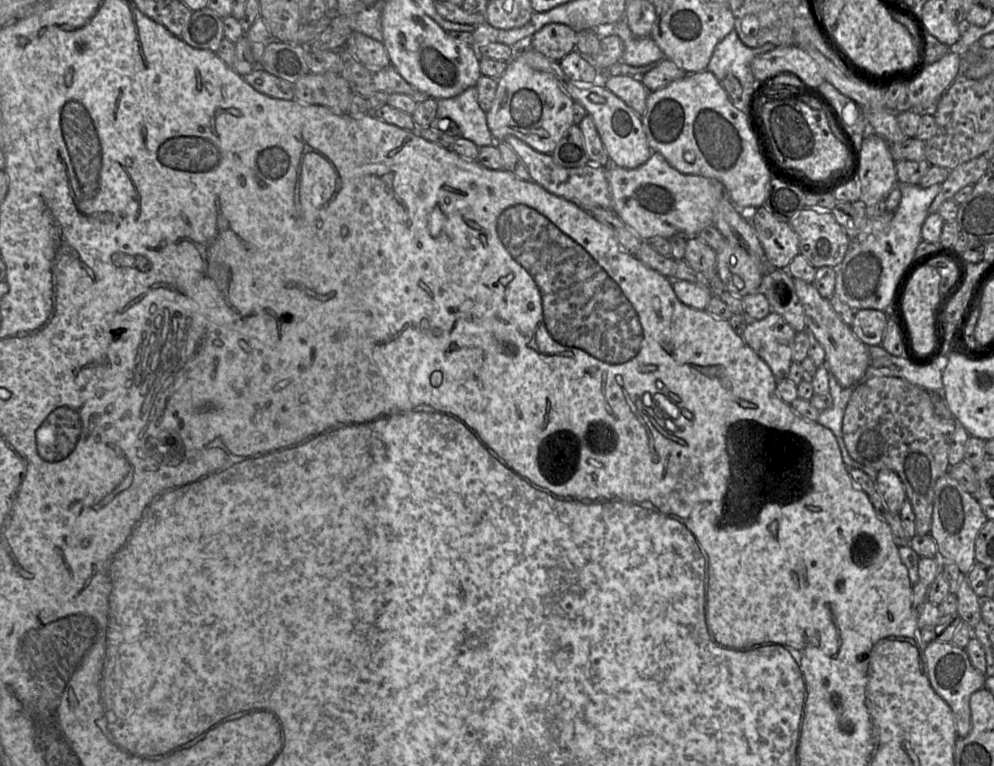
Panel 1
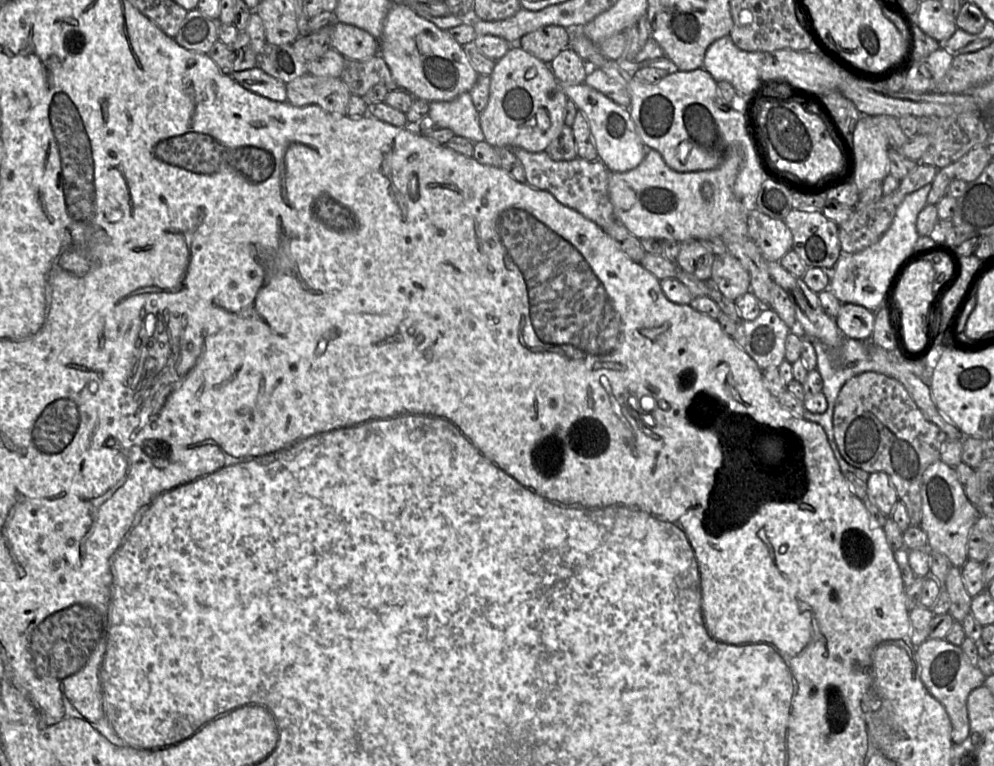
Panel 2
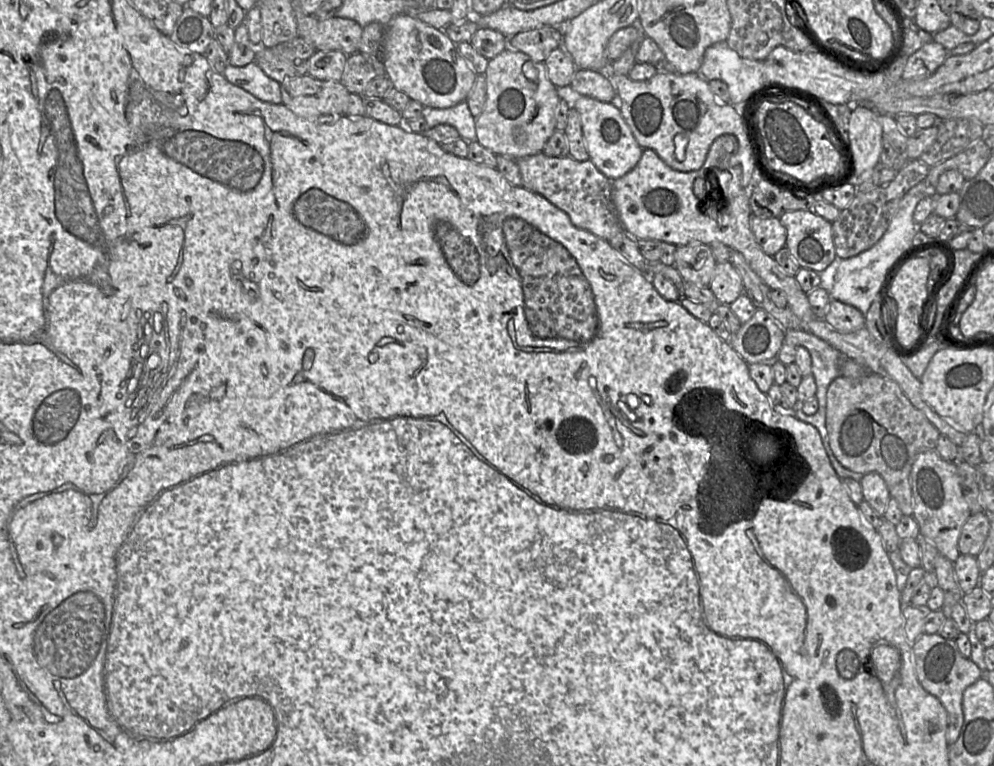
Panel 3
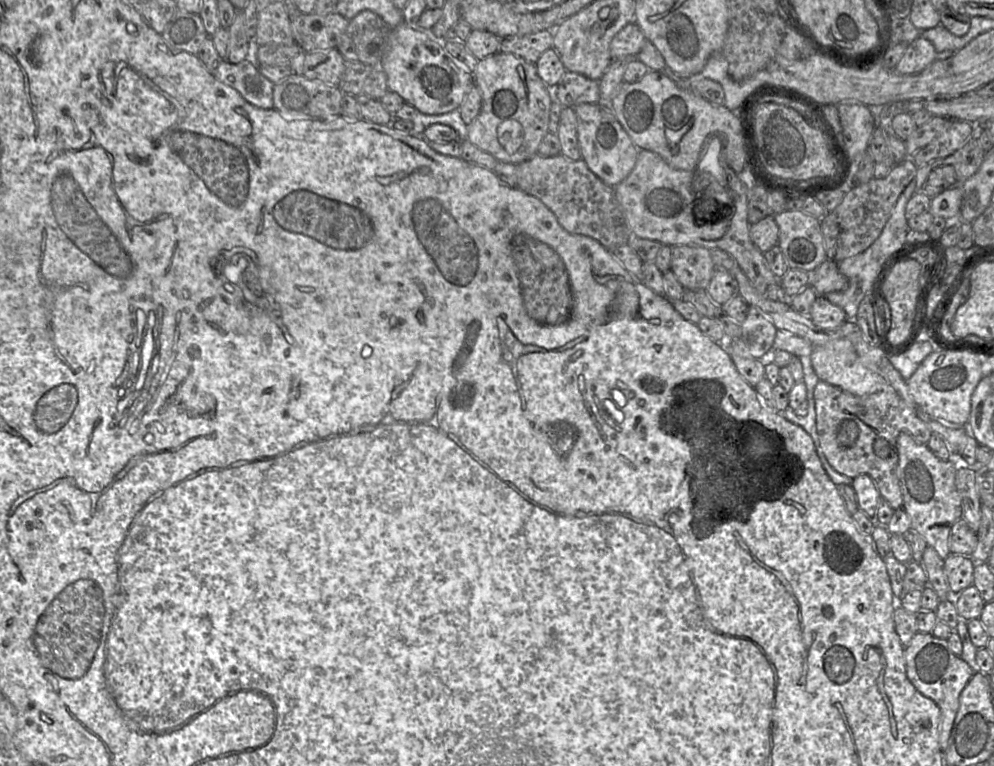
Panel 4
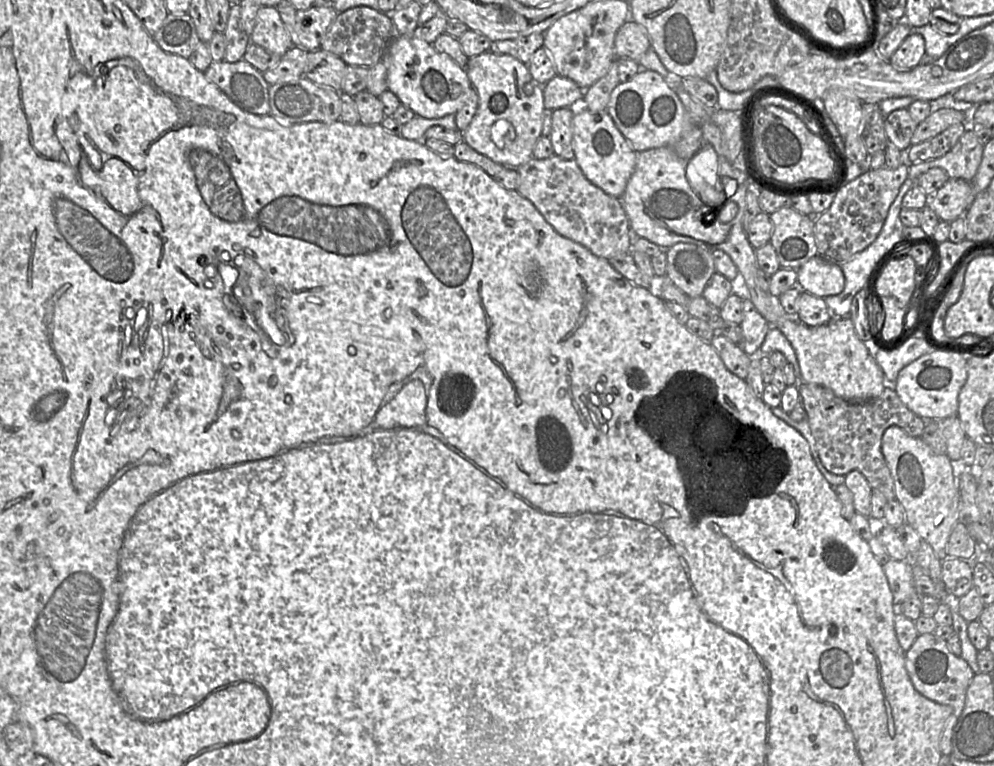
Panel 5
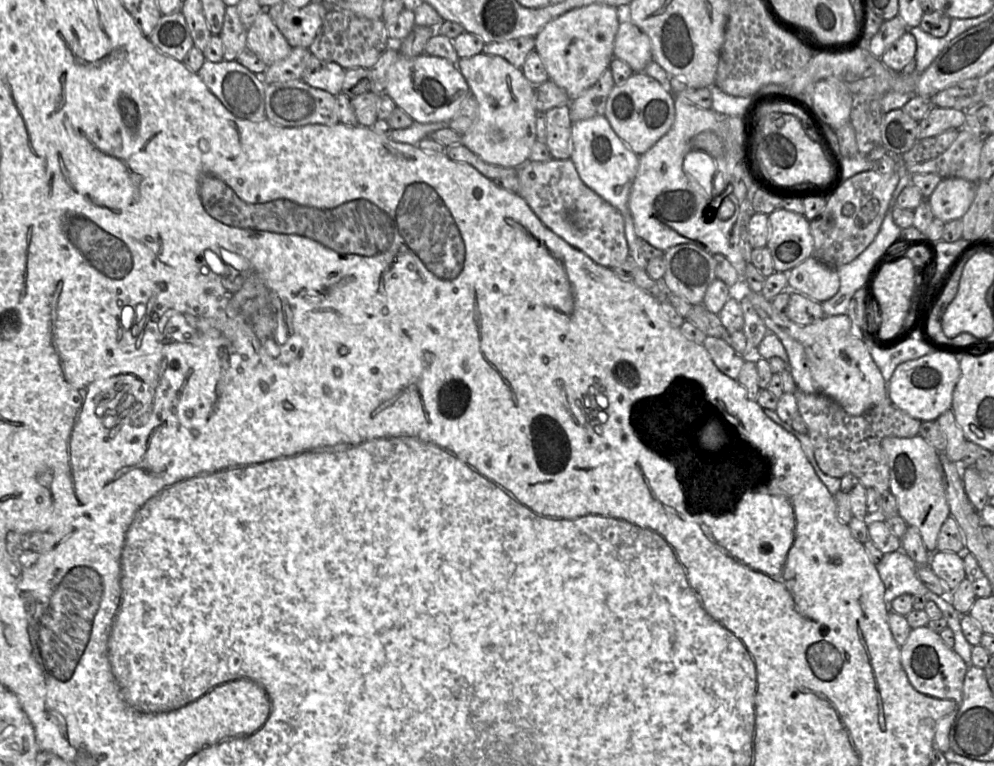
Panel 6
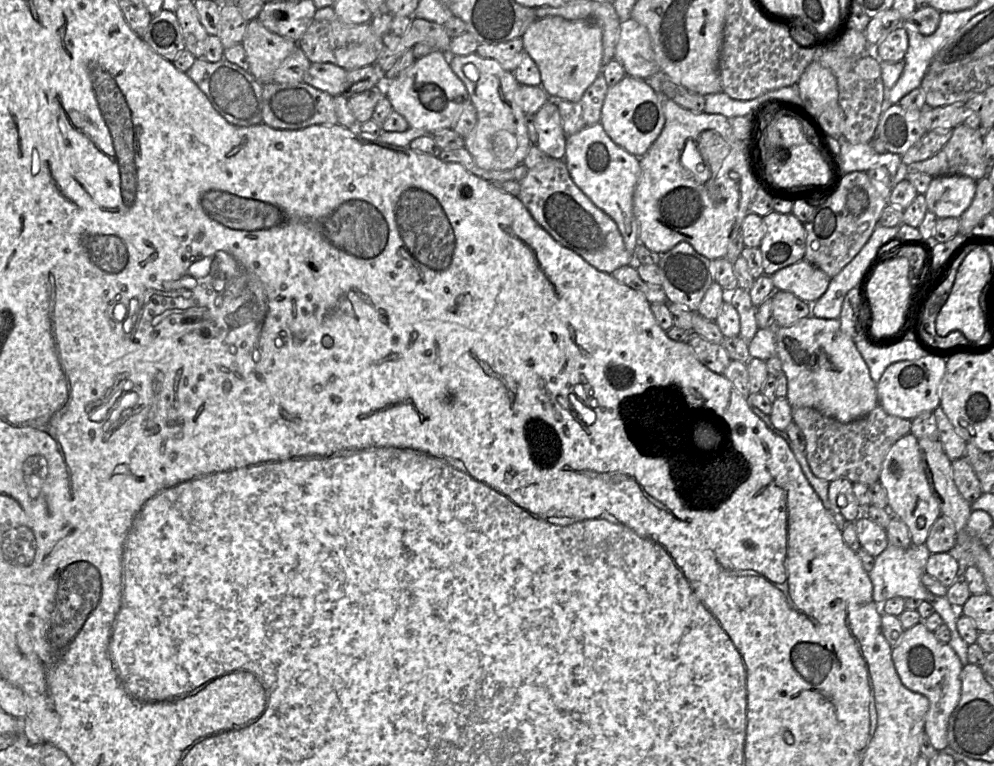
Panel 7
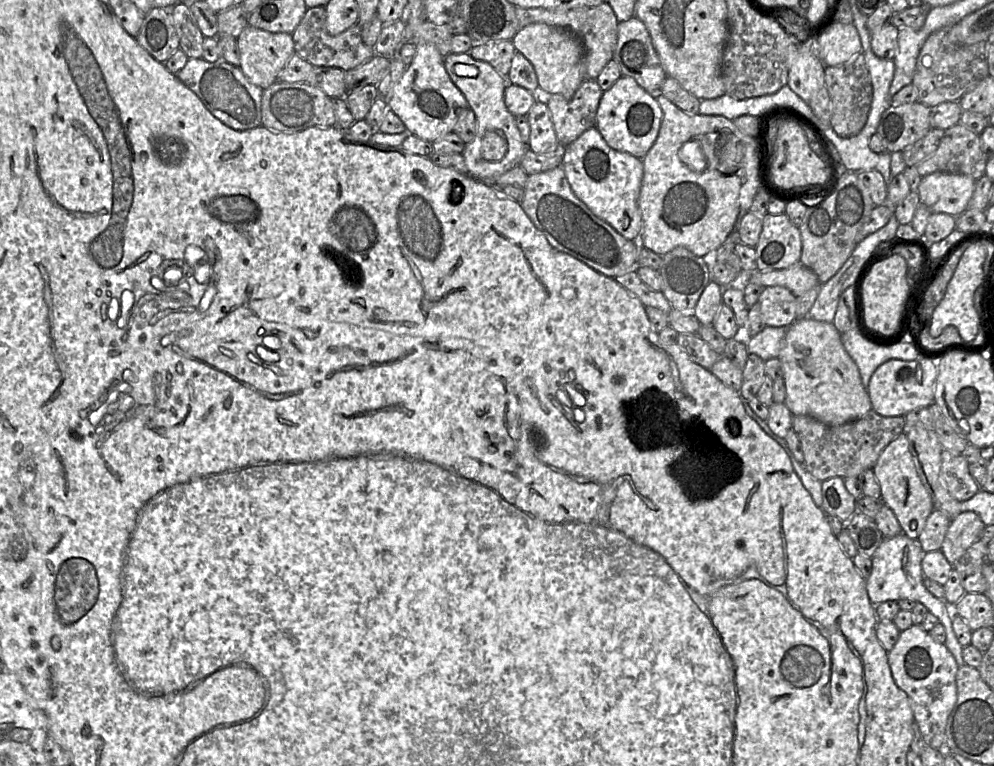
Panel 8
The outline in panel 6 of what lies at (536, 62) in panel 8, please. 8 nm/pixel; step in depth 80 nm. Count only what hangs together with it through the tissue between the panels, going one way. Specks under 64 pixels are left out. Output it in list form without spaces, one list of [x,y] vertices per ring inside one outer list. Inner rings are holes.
[[[590,4],[553,19],[535,36],[534,50],[539,54],[549,80],[563,88],[570,101],[580,97],[609,68],[614,58],[614,40],[621,21],[620,9]]]

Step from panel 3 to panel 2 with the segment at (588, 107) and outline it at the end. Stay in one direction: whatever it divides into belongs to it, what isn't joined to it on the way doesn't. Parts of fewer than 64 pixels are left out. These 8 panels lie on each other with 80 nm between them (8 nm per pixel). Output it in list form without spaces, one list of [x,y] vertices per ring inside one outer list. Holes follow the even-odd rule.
[[[581,83],[579,85],[560,84],[563,92],[586,116],[593,135],[598,160],[609,172],[627,172],[636,168],[644,159],[647,149],[631,118],[629,109],[615,103],[596,89]]]

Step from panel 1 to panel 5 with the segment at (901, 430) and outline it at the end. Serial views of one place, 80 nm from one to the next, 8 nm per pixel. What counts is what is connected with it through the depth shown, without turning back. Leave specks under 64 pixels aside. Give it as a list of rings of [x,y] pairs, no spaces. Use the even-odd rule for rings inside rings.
[[[800,383],[800,403],[806,411],[812,435],[816,442],[822,465],[831,473],[846,475],[859,471],[872,490],[877,490],[887,501],[895,500],[894,481],[881,450],[882,436],[886,429],[897,426],[913,438],[921,438],[925,421],[909,410],[892,387],[872,400],[863,403],[849,402],[835,395],[828,388]]]

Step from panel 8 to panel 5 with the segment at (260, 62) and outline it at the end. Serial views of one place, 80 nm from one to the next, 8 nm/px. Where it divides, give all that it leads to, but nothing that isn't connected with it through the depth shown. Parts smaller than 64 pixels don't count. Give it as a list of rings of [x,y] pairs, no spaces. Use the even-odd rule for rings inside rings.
[[[275,6],[259,8],[250,41],[280,56],[294,46]]]

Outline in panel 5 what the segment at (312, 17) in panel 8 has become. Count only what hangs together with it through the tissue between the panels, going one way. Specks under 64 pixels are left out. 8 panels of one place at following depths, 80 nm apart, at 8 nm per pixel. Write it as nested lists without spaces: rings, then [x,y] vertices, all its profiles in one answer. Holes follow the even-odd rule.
[[[359,6],[338,13],[323,36],[320,49],[335,54],[348,66],[370,68],[384,58],[393,38],[394,27],[390,14]]]

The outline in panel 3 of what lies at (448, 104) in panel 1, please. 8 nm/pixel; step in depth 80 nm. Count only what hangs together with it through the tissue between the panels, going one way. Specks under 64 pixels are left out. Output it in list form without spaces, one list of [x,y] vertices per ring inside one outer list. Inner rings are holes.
[[[466,100],[442,109],[424,107],[422,117],[429,129],[439,124],[448,124],[467,142],[476,141],[476,118],[471,114]]]

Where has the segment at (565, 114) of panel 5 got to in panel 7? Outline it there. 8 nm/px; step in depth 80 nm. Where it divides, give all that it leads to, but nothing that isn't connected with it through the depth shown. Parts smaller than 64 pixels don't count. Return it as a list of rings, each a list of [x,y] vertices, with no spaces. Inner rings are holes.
[[[556,100],[548,101],[533,115],[538,134],[536,146],[553,159],[564,159],[566,140]]]

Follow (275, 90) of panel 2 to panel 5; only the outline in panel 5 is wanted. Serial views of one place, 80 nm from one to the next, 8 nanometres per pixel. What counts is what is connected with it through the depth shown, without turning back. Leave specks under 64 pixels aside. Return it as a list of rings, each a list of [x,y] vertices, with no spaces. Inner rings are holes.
[[[213,61],[204,74],[243,111],[258,116],[270,114],[270,85],[247,61]]]

